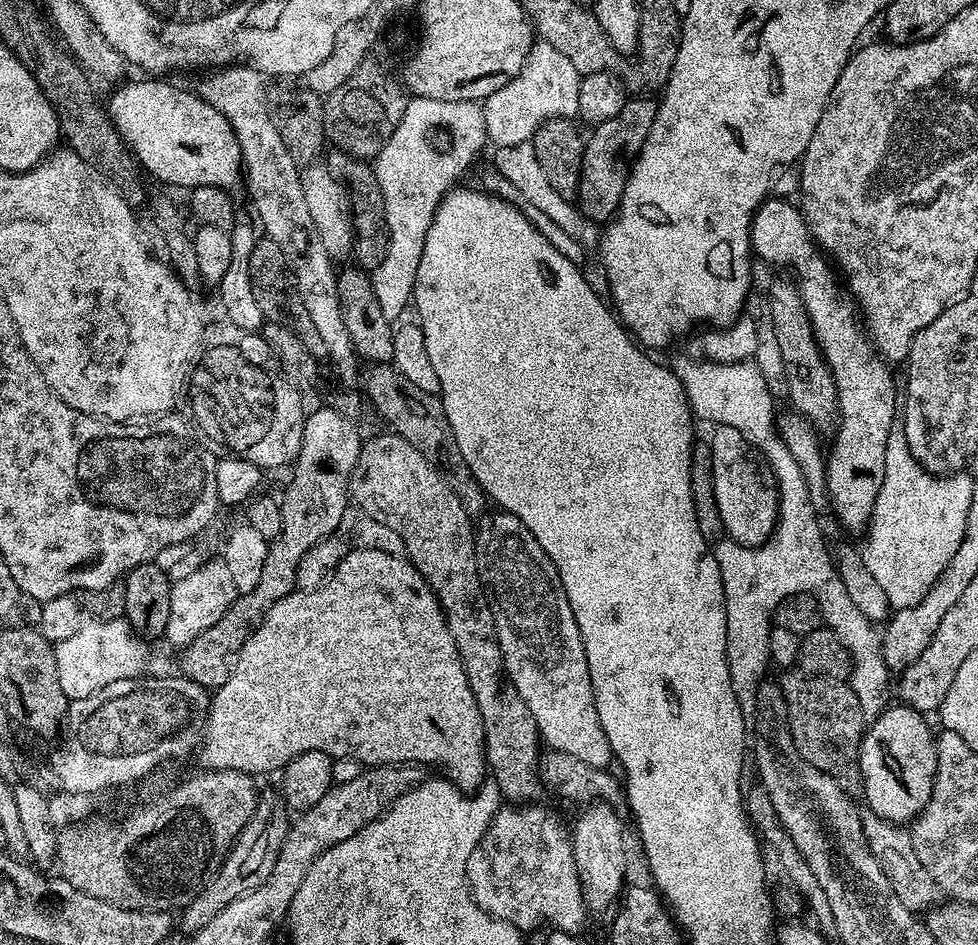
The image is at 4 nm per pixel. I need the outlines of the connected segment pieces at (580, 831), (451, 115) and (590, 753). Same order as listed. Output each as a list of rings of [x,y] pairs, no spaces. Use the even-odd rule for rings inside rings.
[[[589,803],[583,810],[585,812],[577,818],[576,825],[571,825],[570,828],[572,849],[587,907],[591,911],[593,908],[594,911],[600,912],[603,908],[611,909],[625,891],[624,875],[628,872],[628,844],[624,841],[624,824],[620,821],[620,814],[611,804]]]
[[[412,96],[406,110],[402,114],[402,122],[390,134],[390,138],[382,146],[382,150],[374,157],[374,167],[378,186],[382,190],[384,199],[384,225],[388,228],[388,249],[386,258],[382,258],[382,266],[378,266],[370,273],[374,286],[374,298],[378,298],[378,306],[382,306],[382,314],[390,321],[399,321],[398,318],[404,311],[409,311],[414,297],[412,291],[418,278],[418,262],[422,262],[422,248],[424,239],[432,225],[436,208],[444,200],[444,195],[457,187],[464,176],[464,171],[472,164],[472,159],[483,150],[484,144],[489,143],[484,121],[483,107],[475,100],[459,100],[446,102],[438,98],[422,98]],[[445,128],[452,135],[452,152],[444,152],[435,156],[428,152],[428,132],[436,132]]]
[[[503,510],[495,514],[497,516],[489,515],[476,532],[476,569],[480,575],[480,587],[488,597],[488,605],[494,614],[496,637],[510,682],[514,682],[514,690],[522,694],[522,702],[530,706],[540,739],[551,751],[570,754],[581,762],[607,769],[613,759],[612,748],[602,730],[602,722],[598,722],[586,650],[582,646],[582,634],[578,634],[578,622],[574,618],[574,610],[570,610],[562,578],[558,578],[558,570],[546,550],[538,546],[538,538],[526,530],[517,516]]]

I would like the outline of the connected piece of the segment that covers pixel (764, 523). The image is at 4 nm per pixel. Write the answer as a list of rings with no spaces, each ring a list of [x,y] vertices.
[[[719,426],[716,432],[710,437],[712,445],[712,477],[714,478],[714,498],[718,502],[718,514],[722,514],[722,522],[724,523],[724,531],[727,539],[733,540],[735,544],[741,544],[747,548],[756,548],[760,544],[764,544],[772,536],[772,531],[776,529],[776,520],[780,517],[780,493],[776,491],[776,479],[772,477],[772,469],[764,463],[763,459],[758,455],[755,448],[749,444],[747,438],[742,434],[738,434],[738,430],[734,430],[732,426]]]

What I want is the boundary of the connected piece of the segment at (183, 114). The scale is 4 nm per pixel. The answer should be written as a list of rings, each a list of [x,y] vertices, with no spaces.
[[[140,78],[137,84],[128,84],[124,82],[119,85],[120,88],[112,97],[106,100],[106,111],[109,120],[112,121],[113,127],[116,128],[116,133],[120,135],[120,139],[128,145],[133,156],[136,157],[139,167],[144,168],[156,180],[161,180],[164,184],[177,184],[180,188],[191,190],[198,186],[218,186],[219,188],[227,188],[229,190],[235,189],[234,186],[238,185],[242,180],[242,165],[240,162],[240,147],[238,146],[238,138],[236,137],[235,130],[230,126],[228,119],[222,114],[218,114],[218,110],[214,110],[214,106],[210,106],[205,102],[195,91],[187,92],[184,88],[175,88],[172,84],[167,84],[167,79],[164,78]]]

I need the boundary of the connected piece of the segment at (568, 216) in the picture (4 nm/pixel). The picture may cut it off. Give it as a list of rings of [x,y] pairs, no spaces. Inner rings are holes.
[[[531,141],[518,143],[517,146],[496,148],[494,151],[494,164],[499,174],[530,204],[538,213],[548,218],[563,235],[574,238],[586,250],[595,249],[600,243],[602,235],[601,225],[586,218],[580,210],[558,190],[554,190],[539,165],[537,155]]]

